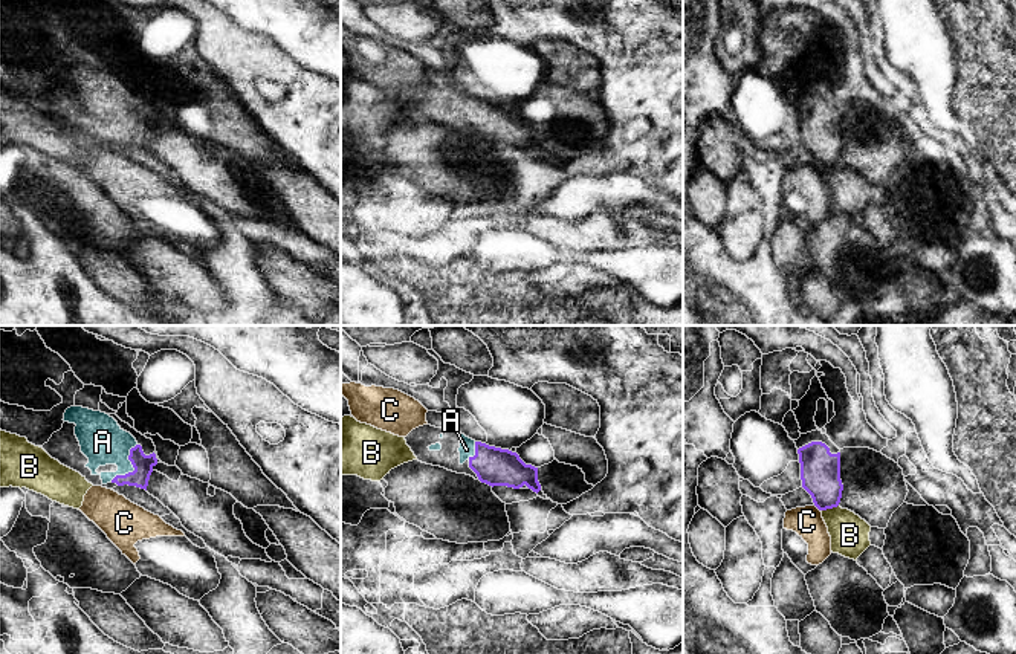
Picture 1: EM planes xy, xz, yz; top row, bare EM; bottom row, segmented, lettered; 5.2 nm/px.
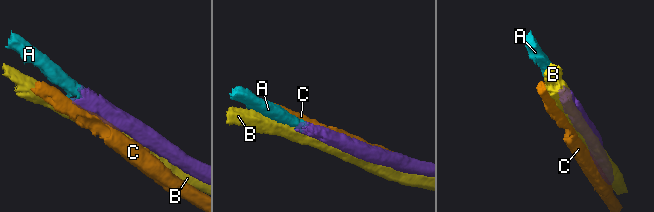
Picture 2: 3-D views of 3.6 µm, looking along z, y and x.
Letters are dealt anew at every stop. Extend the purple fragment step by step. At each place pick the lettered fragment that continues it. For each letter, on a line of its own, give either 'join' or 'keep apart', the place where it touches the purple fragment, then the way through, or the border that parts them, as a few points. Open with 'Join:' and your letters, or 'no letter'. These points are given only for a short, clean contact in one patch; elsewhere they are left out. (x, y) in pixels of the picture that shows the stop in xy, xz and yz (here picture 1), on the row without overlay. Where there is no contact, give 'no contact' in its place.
Join: A
A: join; meets purple in xy at (133, 124); runs through xy (142, 121), (133, 124), (112, 103), (103, 100)
B: keep apart; meets purple in yz at (828, 165)
C: keep apart; meets purple in yz at (816, 164)

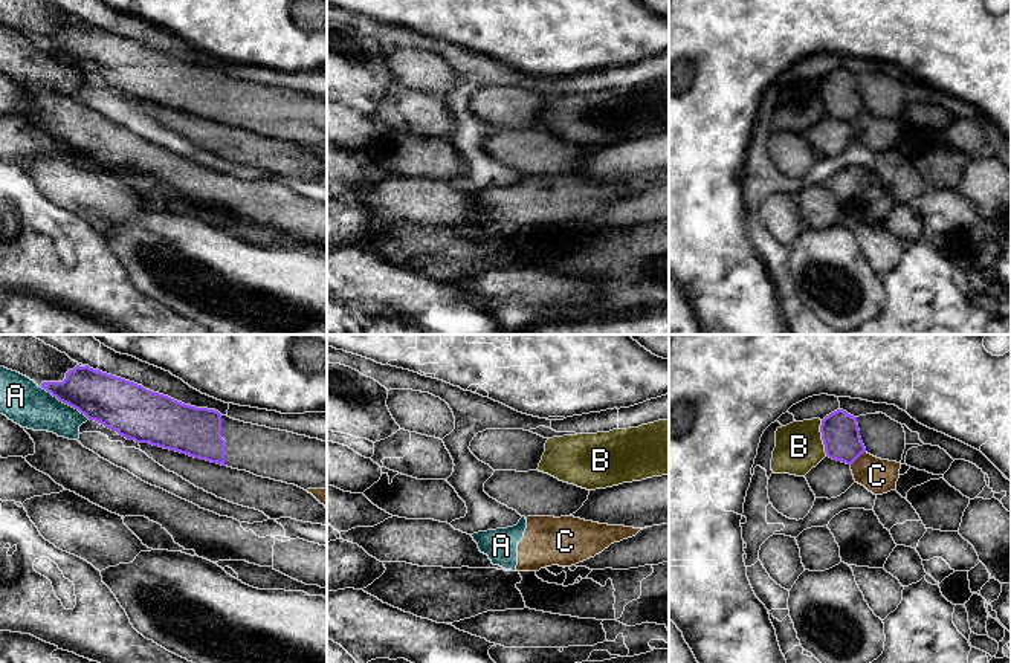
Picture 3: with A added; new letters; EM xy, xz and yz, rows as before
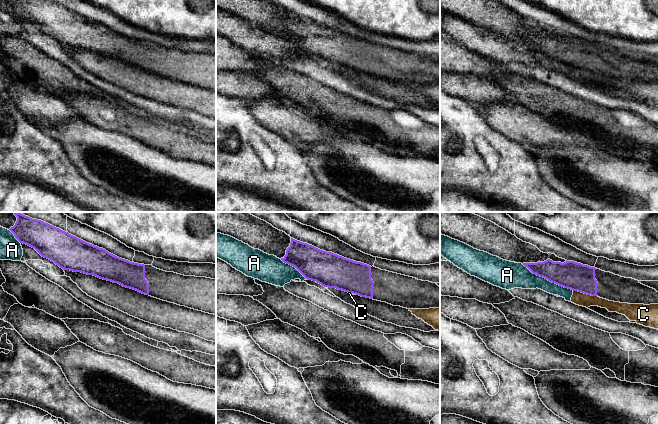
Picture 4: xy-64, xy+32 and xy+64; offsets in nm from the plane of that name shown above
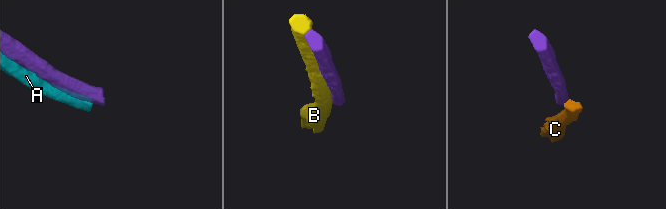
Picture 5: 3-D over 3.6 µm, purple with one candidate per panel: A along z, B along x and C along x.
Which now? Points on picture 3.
Join: no letter
A: keep apart; meets purple in xy at (64, 60)
B: keep apart; meets purple in yz at (822, 97)
C: keep apart; meets purple in yz at (857, 115); border along yz (865, 109), (851, 122)

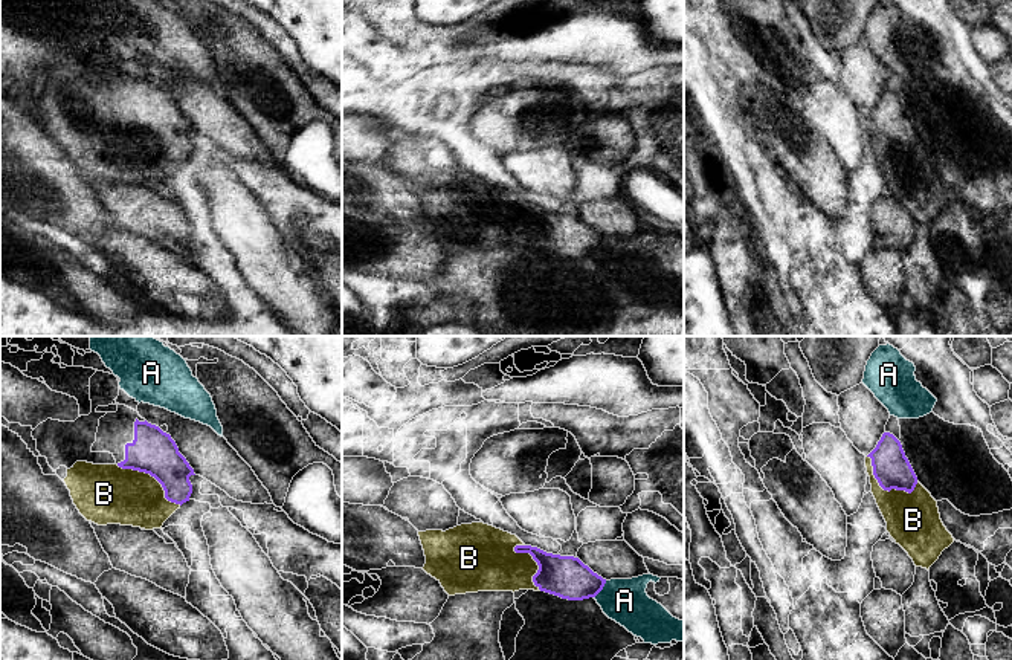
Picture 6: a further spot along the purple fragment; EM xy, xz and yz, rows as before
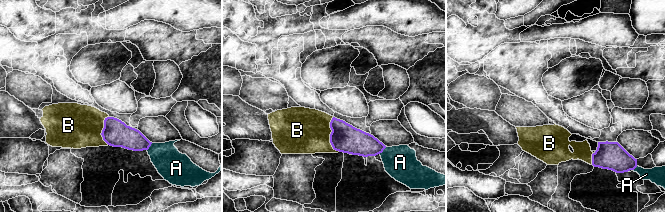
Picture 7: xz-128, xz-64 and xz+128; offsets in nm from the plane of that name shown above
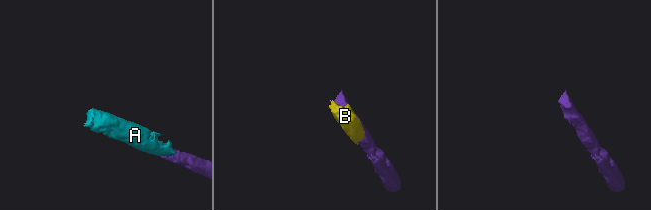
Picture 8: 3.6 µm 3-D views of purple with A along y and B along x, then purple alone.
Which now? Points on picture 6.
Join: B
A: keep apart; meets purple in xz at (602, 246); border along xz (606, 239), (594, 255)
B: join; meets purple in yz at (883, 145)

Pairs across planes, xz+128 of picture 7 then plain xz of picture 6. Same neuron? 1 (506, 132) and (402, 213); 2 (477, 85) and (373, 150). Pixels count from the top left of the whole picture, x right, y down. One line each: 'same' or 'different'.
1: same
2: same

